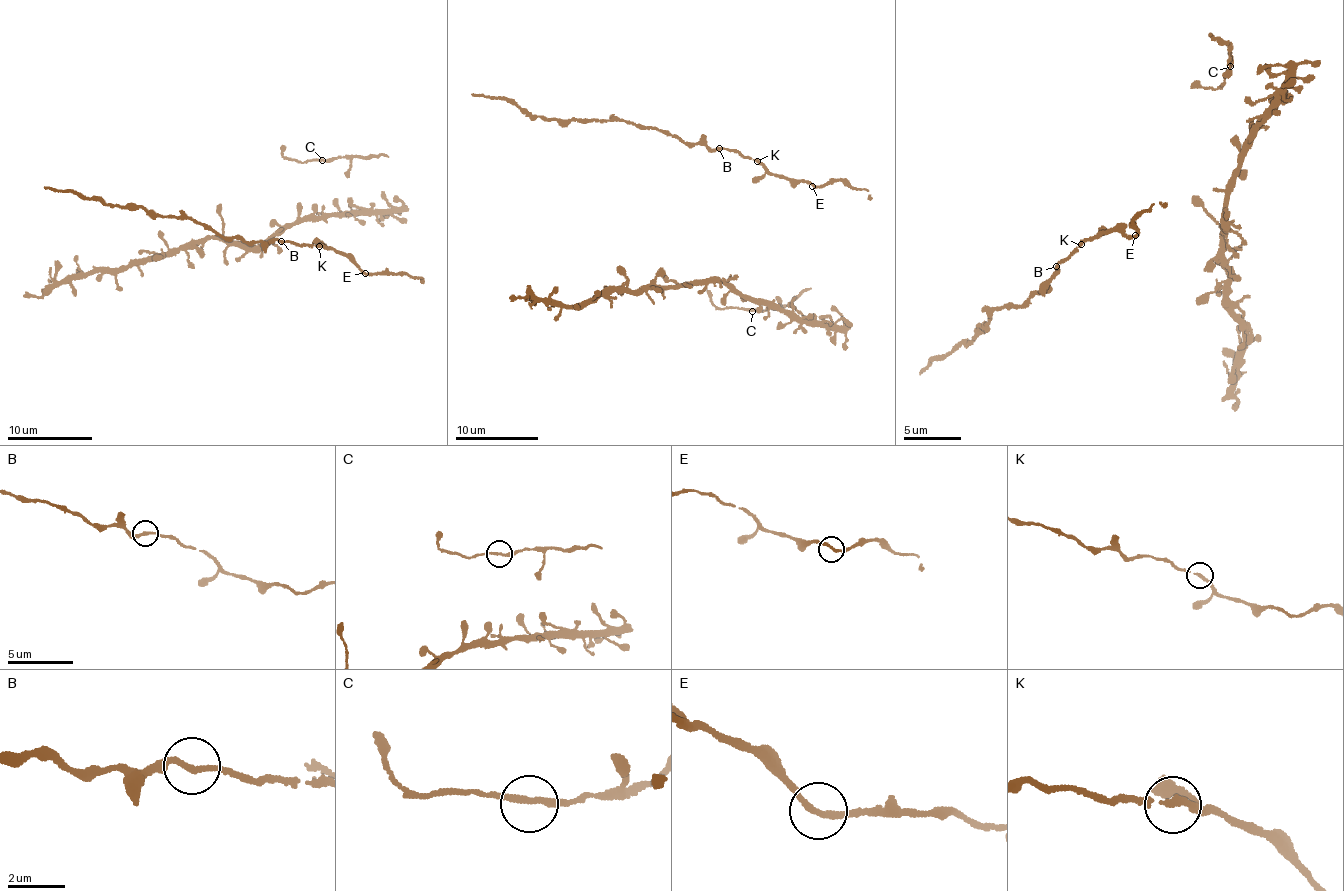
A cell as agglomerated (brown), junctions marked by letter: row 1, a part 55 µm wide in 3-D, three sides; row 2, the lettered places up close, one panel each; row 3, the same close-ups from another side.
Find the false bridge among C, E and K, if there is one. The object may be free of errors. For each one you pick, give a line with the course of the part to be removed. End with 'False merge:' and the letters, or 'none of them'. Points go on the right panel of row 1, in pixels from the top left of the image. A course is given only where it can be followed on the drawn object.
False merge: none of them

